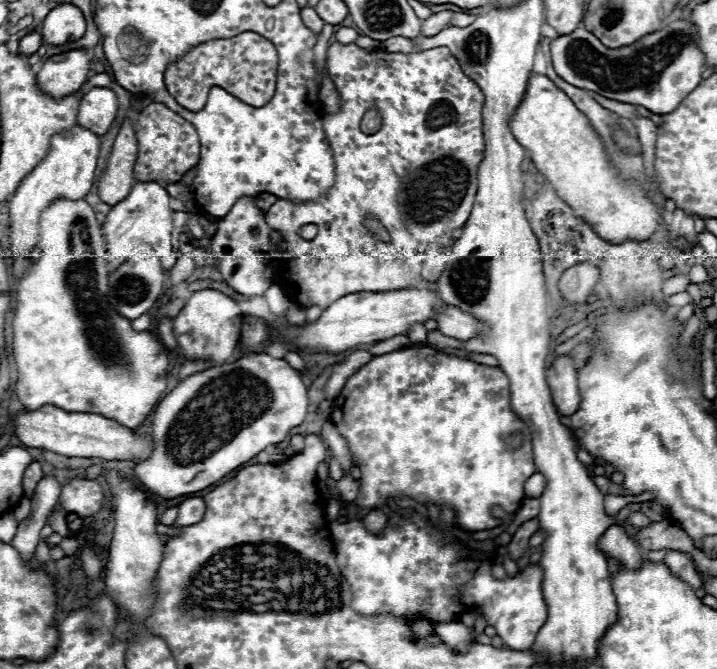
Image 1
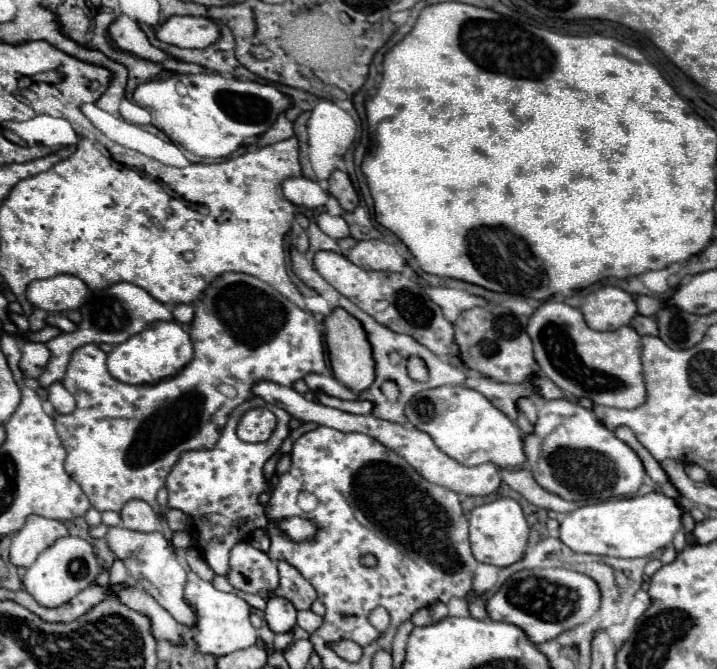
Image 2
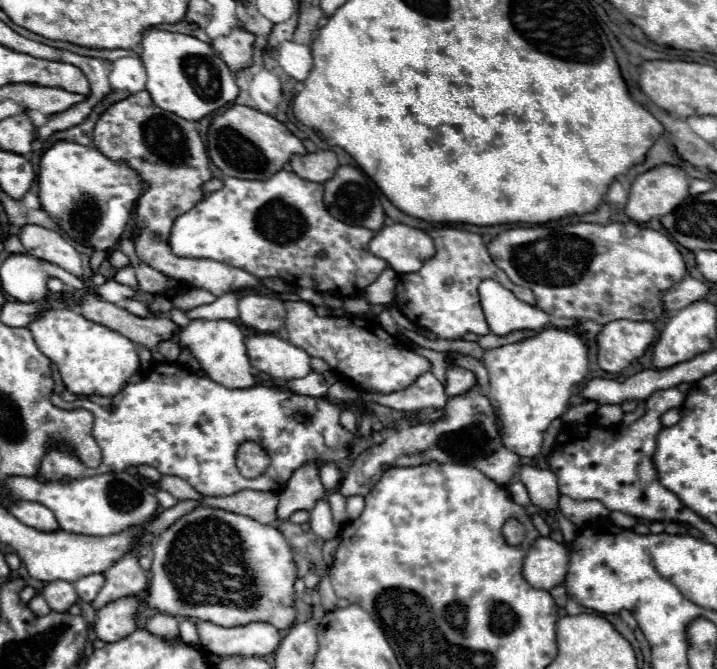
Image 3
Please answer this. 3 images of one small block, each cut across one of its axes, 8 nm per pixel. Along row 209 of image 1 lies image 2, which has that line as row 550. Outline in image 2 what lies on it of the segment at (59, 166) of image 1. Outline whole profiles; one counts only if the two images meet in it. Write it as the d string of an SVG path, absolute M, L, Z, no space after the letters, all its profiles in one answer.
M28 516L24 528L12 536L10 560L14 566L28 568L48 544L54 544L60 536L70 536L68 528L58 520L42 516Z

